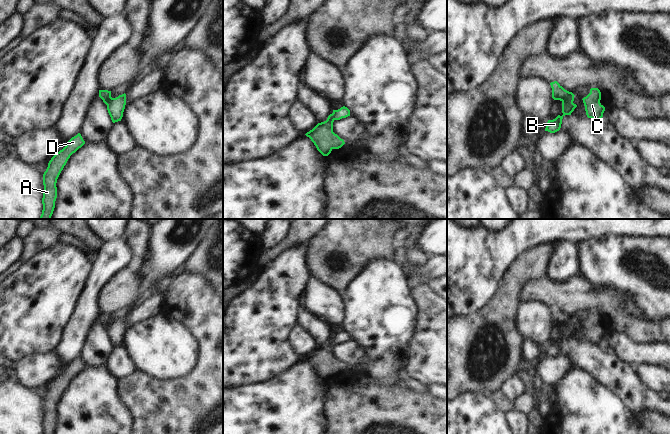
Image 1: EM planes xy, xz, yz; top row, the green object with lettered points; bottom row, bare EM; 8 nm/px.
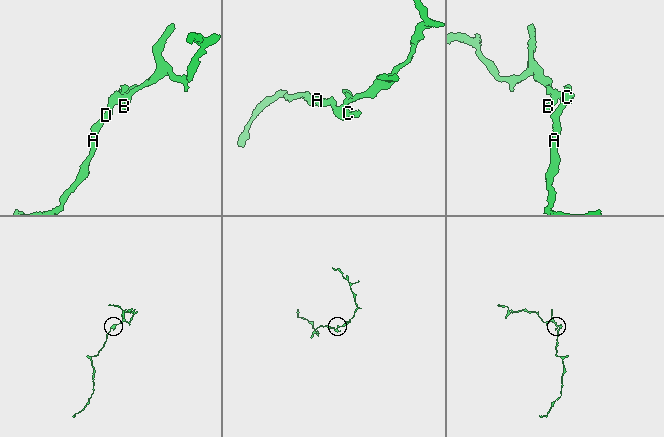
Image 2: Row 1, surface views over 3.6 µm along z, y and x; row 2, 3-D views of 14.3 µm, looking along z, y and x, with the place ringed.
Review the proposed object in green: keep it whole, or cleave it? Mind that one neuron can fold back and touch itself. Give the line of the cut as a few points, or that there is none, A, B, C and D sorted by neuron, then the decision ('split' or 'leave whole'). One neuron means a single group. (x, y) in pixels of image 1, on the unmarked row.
cut in yz along (562, 325), (569, 326), (573, 333); A C D / B; split

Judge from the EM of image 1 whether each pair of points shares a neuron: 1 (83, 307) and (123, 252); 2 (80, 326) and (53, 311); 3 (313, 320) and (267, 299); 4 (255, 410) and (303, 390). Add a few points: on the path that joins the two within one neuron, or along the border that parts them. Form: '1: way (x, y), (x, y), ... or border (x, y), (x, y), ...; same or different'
1: way (90, 293), (96, 279), (109, 266); same
2: border (78, 298), (58, 341); different
3: border (301, 307), (297, 315), (296, 324); different
4: way (267, 413), (280, 413), (291, 402); same

